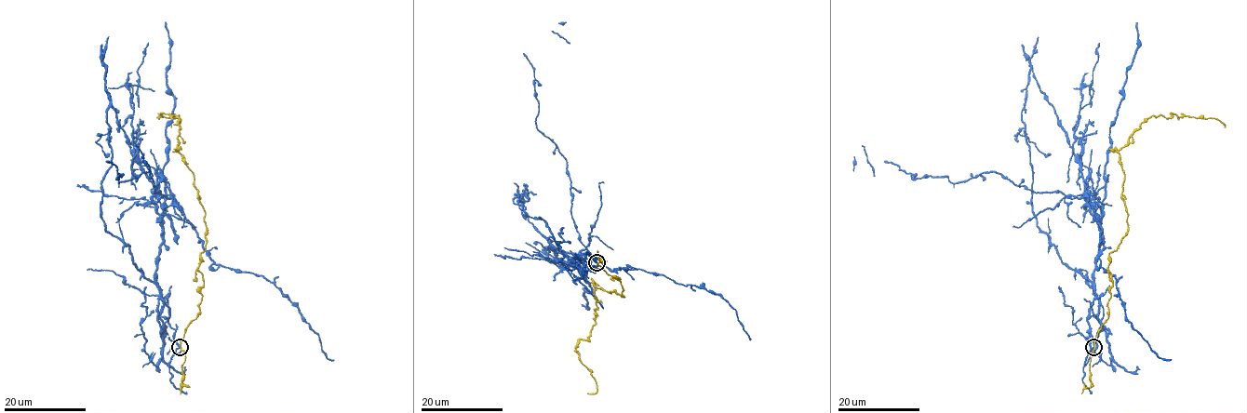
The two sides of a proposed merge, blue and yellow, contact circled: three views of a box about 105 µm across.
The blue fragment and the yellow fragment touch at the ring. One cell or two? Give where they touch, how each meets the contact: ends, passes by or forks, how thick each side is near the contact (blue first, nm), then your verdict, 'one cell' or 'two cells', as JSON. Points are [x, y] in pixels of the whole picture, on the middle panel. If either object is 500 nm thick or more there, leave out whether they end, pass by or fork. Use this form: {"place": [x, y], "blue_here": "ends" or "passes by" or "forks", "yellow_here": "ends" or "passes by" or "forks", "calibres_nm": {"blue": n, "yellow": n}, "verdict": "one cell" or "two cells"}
{"place": [596, 262], "blue_here": "ends", "yellow_here": "passes by", "calibres_nm": {"blue": 170, "yellow": 200}, "verdict": "two cells"}

